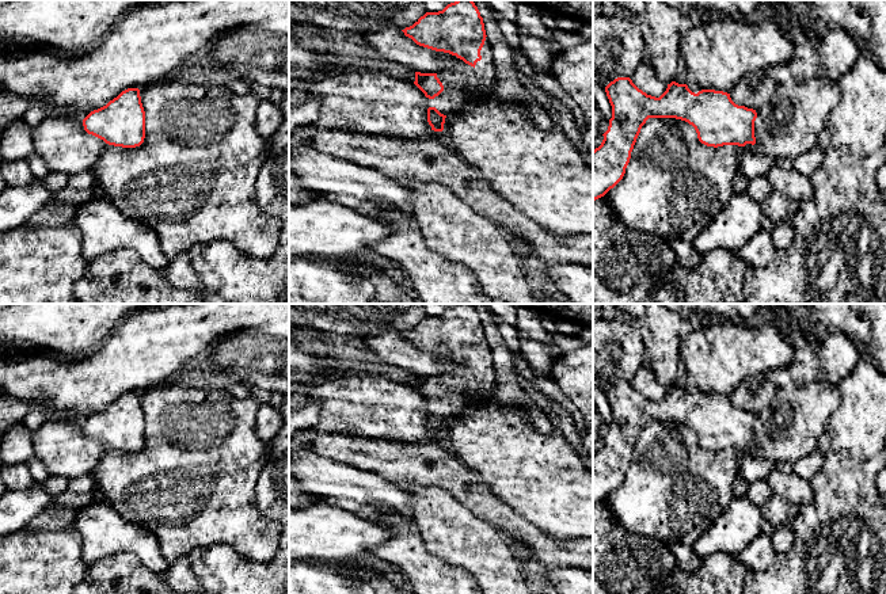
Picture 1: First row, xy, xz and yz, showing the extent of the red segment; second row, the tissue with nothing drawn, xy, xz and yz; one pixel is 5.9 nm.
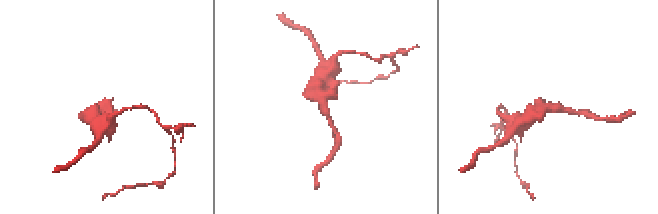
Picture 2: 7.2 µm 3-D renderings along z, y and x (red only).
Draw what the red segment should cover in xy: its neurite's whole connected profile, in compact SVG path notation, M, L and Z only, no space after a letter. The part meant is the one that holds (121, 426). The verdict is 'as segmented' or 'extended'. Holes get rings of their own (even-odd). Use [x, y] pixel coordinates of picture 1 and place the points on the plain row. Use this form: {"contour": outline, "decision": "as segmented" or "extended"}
{"contour": "M128 392L83 423L84 434L109 449L136 452L145 442L145 415L140 393Z", "decision": "as segmented"}

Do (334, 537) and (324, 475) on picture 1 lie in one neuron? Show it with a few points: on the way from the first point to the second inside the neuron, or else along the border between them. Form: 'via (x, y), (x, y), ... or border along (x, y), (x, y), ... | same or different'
border along (322, 502), (352, 511), (358, 517) | different

